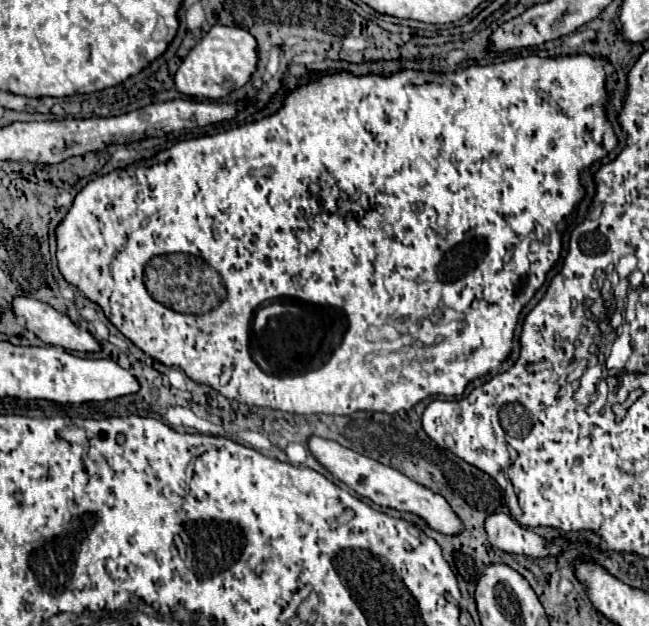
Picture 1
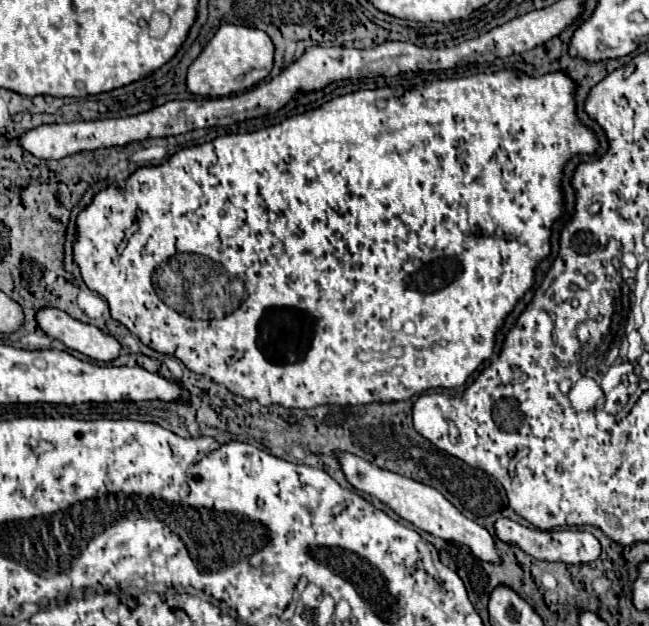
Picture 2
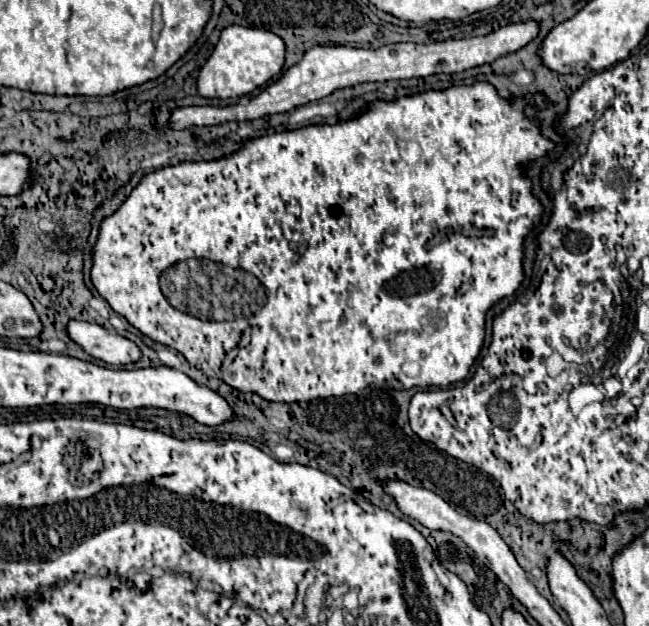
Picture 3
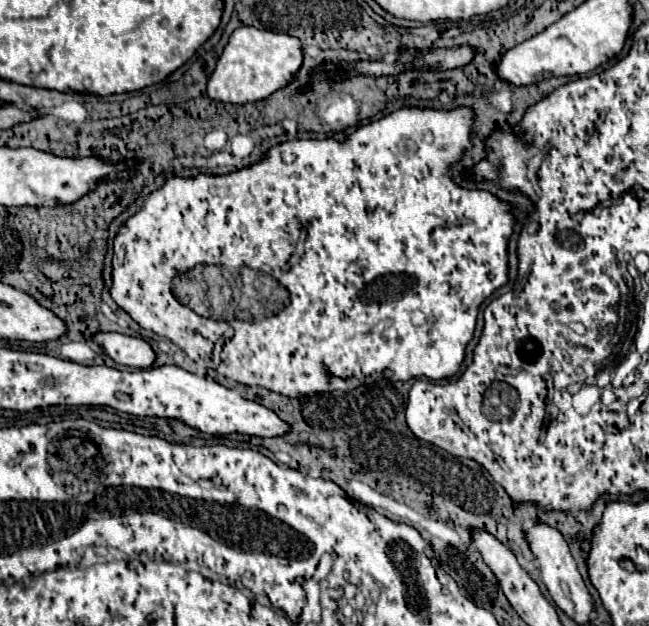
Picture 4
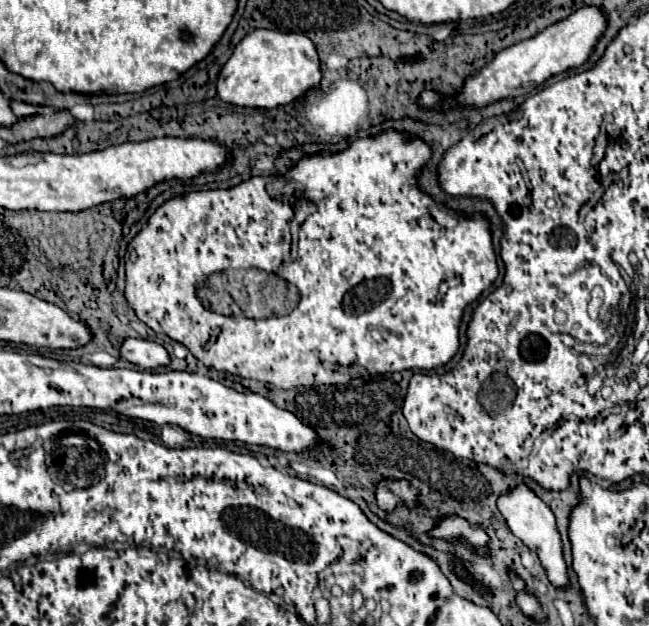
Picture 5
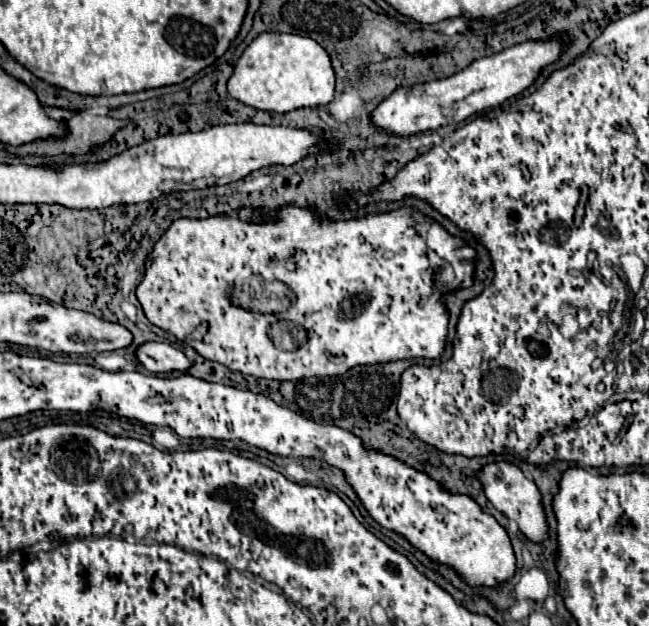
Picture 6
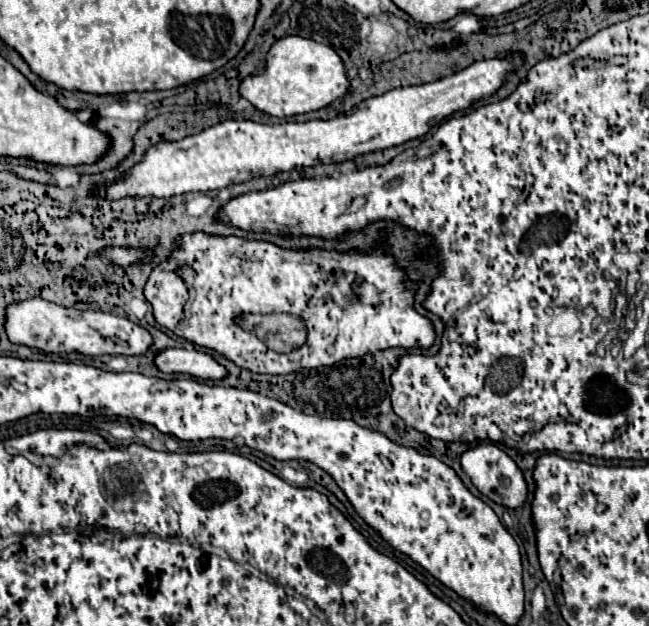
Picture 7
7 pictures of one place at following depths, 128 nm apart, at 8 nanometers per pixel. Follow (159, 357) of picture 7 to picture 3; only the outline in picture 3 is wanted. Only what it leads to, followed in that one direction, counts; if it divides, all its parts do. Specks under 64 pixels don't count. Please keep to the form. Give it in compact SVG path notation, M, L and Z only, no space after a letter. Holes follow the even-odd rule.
M70 320L66 324L66 334L90 356L106 364L130 364L140 358L140 350L134 342L124 336L108 334L100 324Z

